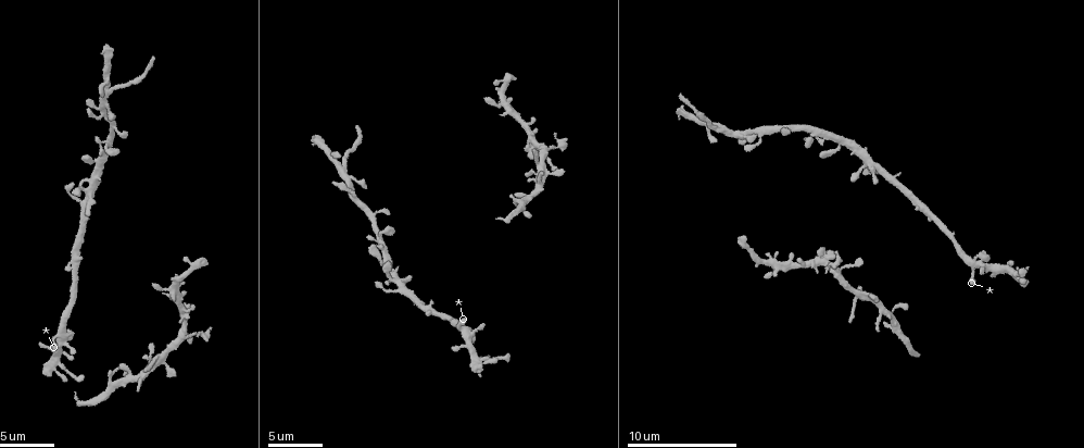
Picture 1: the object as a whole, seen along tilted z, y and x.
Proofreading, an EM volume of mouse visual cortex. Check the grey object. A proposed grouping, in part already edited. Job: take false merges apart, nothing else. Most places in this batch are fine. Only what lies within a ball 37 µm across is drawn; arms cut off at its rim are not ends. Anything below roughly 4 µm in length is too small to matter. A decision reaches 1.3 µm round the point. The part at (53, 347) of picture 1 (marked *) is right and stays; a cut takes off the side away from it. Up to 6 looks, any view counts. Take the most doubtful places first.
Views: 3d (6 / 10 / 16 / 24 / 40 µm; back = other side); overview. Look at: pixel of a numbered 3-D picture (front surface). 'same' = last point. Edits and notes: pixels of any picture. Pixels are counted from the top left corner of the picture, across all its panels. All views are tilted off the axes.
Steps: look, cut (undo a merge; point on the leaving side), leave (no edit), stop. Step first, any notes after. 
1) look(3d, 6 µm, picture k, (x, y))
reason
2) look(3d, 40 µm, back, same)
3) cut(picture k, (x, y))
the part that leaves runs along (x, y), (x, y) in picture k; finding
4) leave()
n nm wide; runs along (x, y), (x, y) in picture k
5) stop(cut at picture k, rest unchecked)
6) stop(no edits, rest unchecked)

look(3d, 16 µm, picture 1, (723, 129))
side arm on a straight run

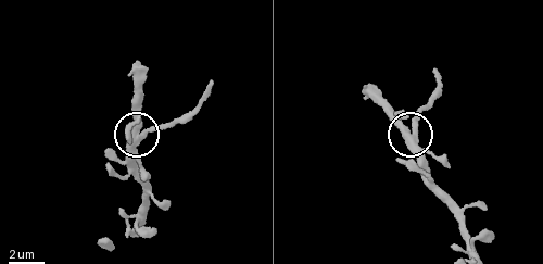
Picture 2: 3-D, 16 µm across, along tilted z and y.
look(3d, 6 µm, picture 2, (408, 134))

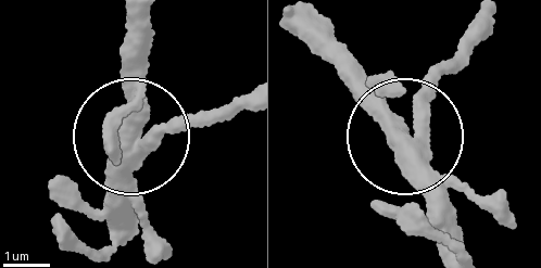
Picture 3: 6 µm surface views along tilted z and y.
cut(picture 3, (170, 132))
side arm 5 µm; 3 arms; a second neuron is stuck on

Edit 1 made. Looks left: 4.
look(overview)

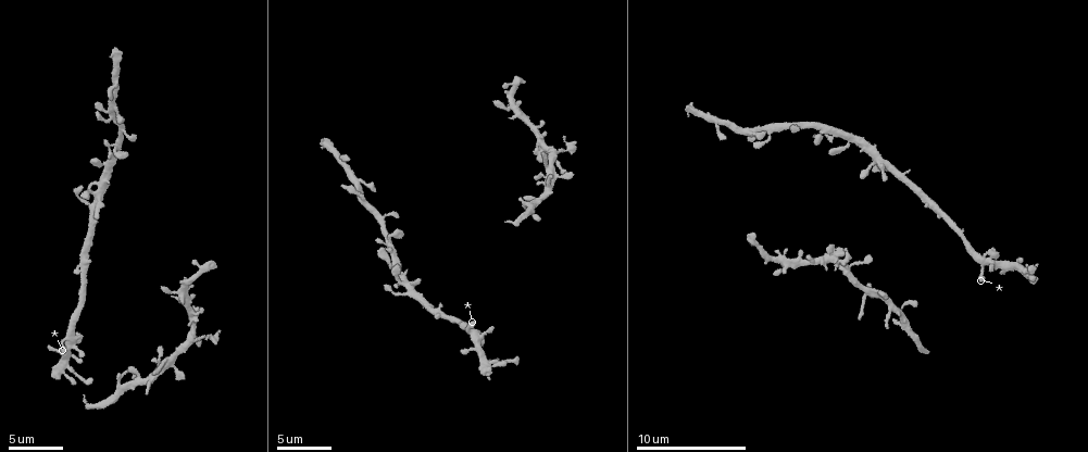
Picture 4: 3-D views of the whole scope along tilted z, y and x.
look(3d, 6 µm, picture 4, (72, 329))
three arms meet

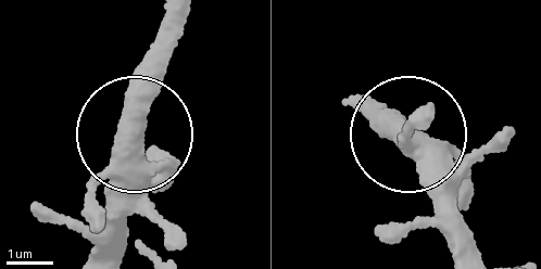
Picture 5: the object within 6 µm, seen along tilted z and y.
leave()
3 arms; runs along (422, 111), (406, 131), (444, 241) in picture 5; one neuron here

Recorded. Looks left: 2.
look(3d, 10 µm, picture 4, (893, 167))
three-way junction

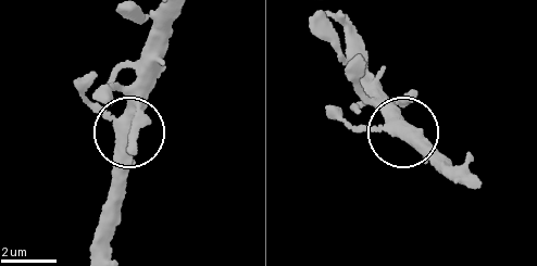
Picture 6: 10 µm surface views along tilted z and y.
leave()
continuous, no second neuron

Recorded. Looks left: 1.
stop(cut at picture 3, rest unchecked)

